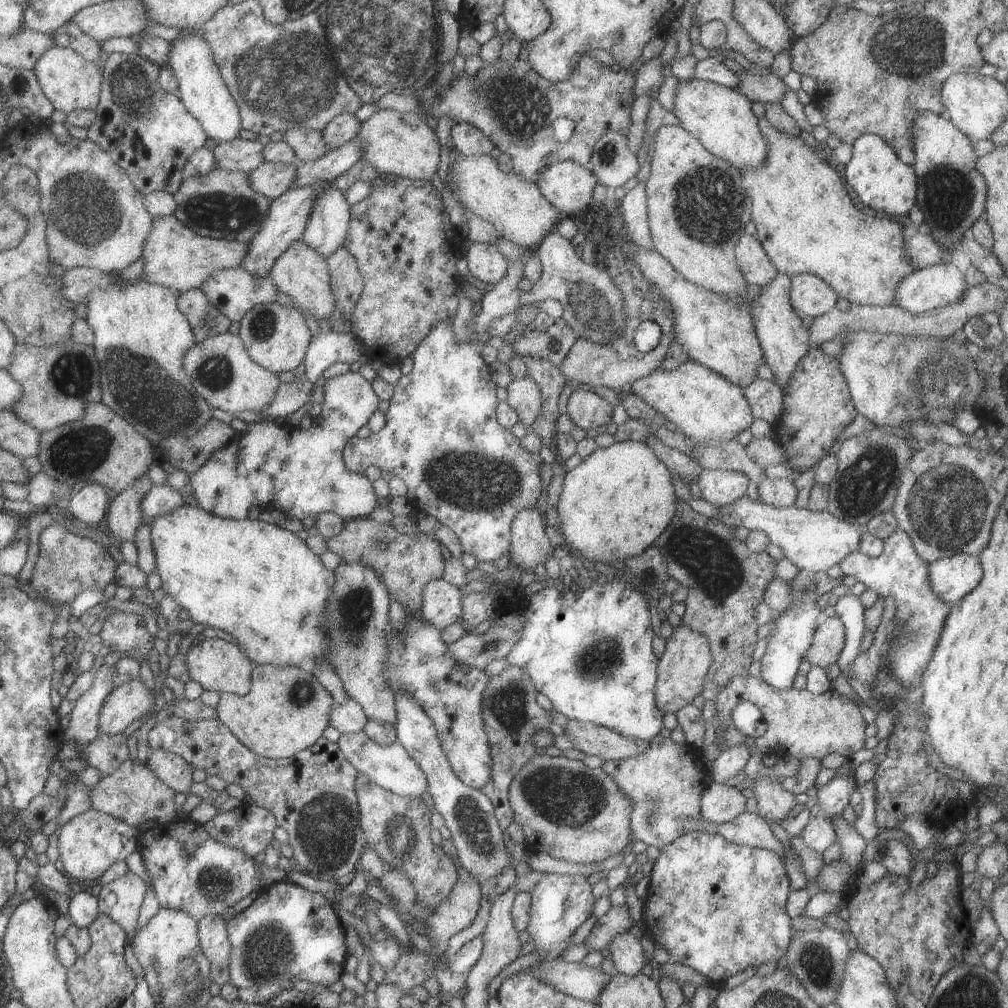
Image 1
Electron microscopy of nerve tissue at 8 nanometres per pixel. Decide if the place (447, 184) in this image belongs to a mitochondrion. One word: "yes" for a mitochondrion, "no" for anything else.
no

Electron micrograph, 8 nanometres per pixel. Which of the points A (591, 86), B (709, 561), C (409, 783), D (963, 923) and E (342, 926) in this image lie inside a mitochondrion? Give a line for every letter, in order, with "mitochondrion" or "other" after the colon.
A: other
B: mitochondrion
C: other
D: other
E: other

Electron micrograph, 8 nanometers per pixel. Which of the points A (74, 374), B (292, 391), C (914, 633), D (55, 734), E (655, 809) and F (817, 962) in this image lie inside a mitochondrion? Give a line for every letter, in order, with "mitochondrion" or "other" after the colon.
A: mitochondrion
B: other
C: mitochondrion
D: other
E: mitochondrion
F: mitochondrion

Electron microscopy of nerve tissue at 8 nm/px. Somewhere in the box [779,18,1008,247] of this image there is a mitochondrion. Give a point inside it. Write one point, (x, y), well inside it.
(947, 194)

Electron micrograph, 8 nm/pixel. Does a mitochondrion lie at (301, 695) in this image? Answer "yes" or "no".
yes

